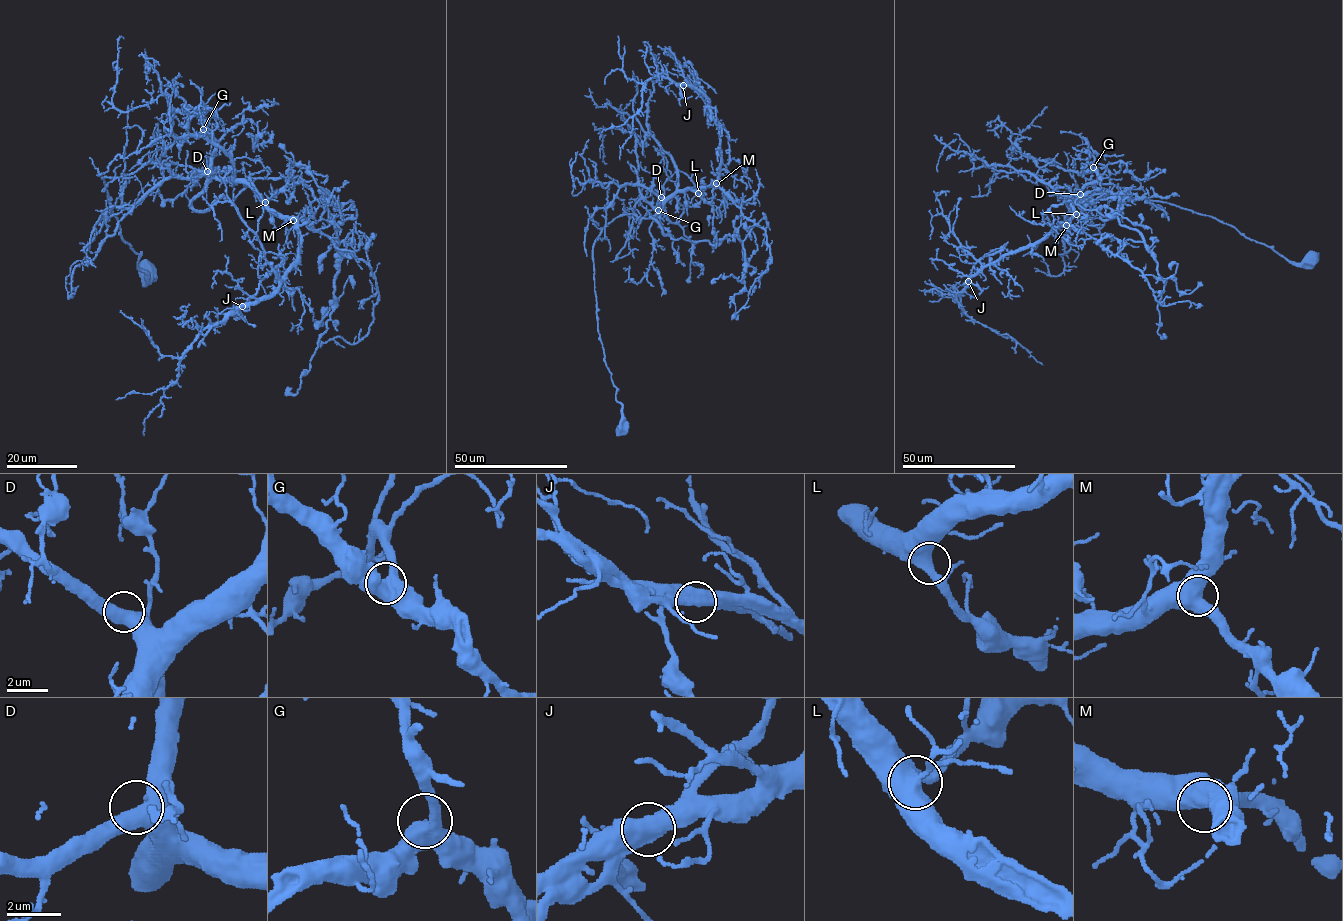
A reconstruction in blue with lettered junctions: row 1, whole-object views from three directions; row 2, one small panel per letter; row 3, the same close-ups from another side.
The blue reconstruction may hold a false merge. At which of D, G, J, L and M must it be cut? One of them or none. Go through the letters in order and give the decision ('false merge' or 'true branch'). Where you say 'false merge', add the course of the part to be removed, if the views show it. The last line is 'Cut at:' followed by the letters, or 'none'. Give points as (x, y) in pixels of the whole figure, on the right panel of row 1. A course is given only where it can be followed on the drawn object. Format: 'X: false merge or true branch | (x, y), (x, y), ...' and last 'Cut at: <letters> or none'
D: true branch
G: true branch
J: false merge | (968, 281), (974, 264), (988, 255), (993, 274), (1002, 284)
L: true branch
M: true branch
Cut at: J

